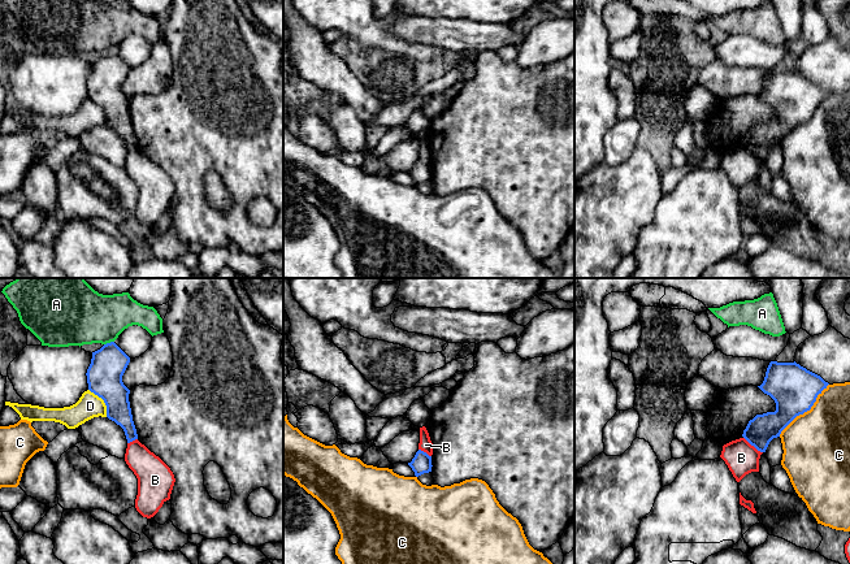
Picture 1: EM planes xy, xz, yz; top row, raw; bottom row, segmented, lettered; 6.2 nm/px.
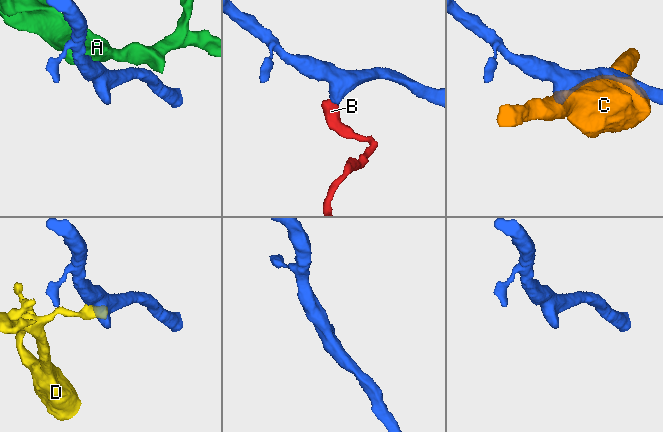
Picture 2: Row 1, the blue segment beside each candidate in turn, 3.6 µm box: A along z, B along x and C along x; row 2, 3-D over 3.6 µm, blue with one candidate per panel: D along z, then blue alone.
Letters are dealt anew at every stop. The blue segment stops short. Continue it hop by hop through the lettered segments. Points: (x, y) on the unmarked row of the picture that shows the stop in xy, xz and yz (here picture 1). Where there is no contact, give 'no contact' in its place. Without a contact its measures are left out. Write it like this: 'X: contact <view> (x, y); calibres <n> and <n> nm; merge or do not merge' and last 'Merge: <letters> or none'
A: contact xy (108, 52); calibres 220 and 340 nm; do not merge
B: contact yz (753, 153); calibres 180 and 200 nm; do not merge
C: contact yz (806, 120); calibres 280 and 420 nm; do not merge
D: contact xy (104, 111); calibres 220 and 150 nm; do not merge
Merge: none

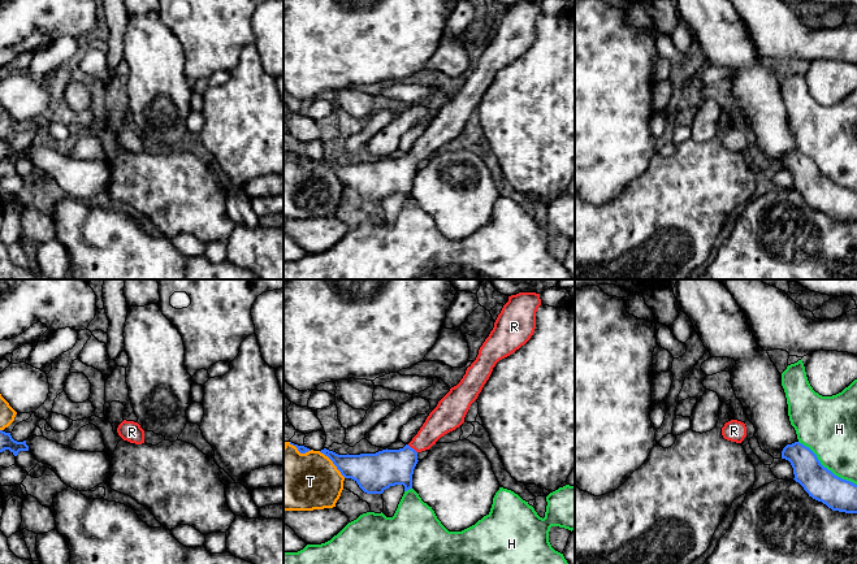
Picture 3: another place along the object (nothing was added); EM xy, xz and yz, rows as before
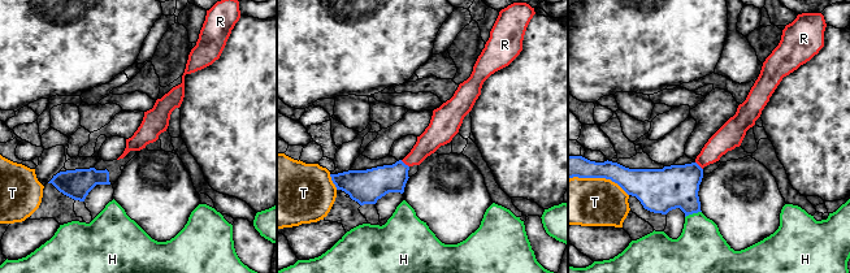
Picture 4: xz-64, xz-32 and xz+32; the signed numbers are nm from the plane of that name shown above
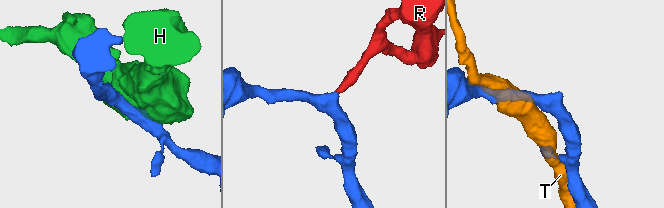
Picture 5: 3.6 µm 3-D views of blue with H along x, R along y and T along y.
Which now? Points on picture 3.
H: contact yz (826, 177); calibres 200 and 360 nm; do not merge
R: contact xz (412, 157); calibres 240 and 170 nm; merge
T: contact xz (333, 172); calibres 240 and 360 nm; do not merge
Merge: R

